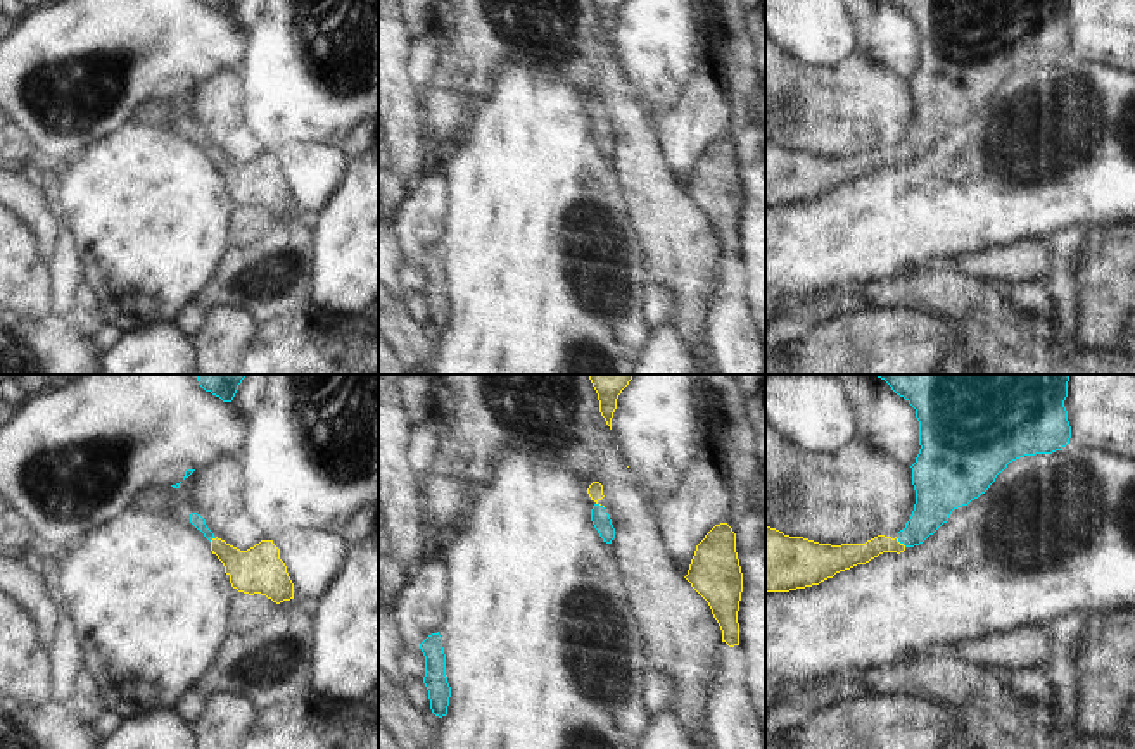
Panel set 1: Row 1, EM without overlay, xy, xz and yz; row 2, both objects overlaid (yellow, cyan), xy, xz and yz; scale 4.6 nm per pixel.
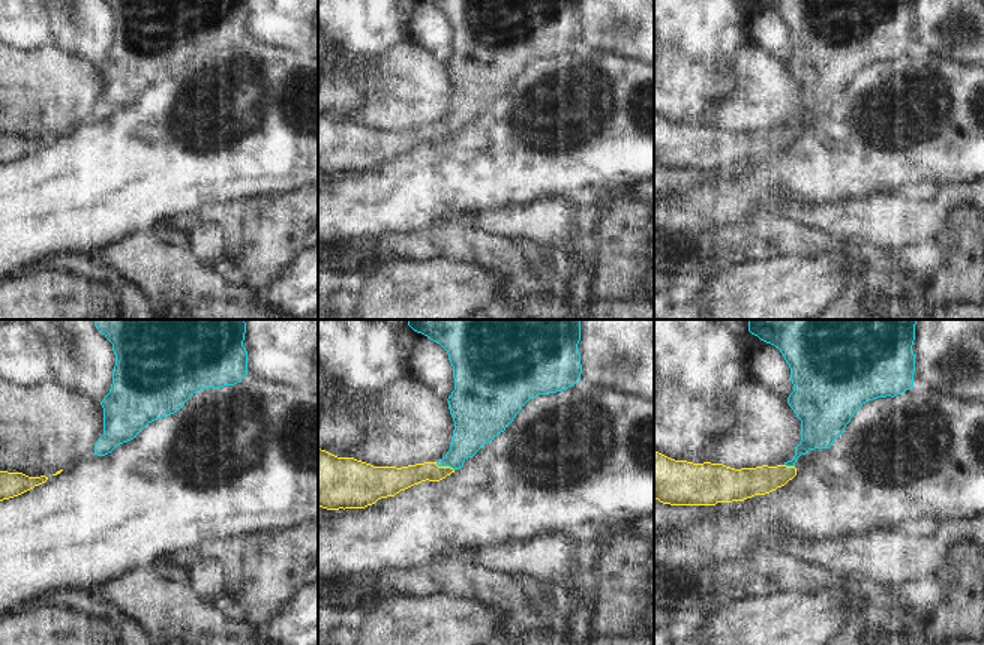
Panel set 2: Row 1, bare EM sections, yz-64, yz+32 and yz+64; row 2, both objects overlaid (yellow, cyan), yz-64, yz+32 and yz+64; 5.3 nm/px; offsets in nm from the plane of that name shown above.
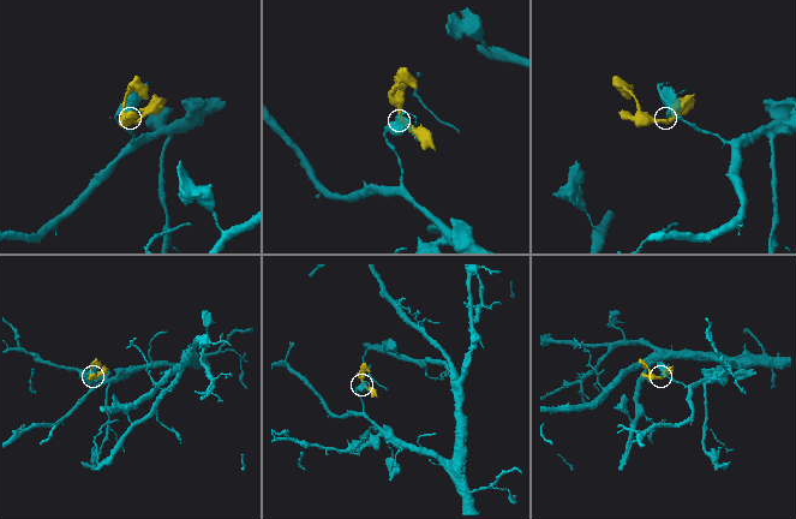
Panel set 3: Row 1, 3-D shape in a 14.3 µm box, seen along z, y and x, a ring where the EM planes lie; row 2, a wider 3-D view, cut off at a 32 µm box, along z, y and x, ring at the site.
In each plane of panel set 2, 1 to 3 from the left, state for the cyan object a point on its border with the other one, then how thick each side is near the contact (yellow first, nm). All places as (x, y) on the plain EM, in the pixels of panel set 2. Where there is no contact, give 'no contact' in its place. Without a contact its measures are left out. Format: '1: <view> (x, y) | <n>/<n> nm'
1: no contact
2: yz+32 (444, 131) | 130/190 nm
3: yz+64 (789, 131) | 160/190 nm

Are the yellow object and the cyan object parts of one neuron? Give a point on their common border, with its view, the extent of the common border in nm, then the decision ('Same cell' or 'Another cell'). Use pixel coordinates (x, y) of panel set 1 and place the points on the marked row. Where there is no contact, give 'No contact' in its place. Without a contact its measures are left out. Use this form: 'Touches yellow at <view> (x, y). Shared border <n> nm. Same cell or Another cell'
Touches yellow at yz (899, 542). Shared border 70 nm. Same cell.

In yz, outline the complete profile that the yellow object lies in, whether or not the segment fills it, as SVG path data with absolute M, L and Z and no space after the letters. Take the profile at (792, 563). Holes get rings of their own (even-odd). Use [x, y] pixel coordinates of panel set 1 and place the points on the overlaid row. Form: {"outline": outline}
{"outline": "M876 374L904 397L919 421L919 454L912 468L916 504L895 538L878 535L866 544L819 544L789 537L765 525L765 592L789 592L819 585L836 573L866 564L883 552L904 552L923 544L954 509L985 494L1009 463L1052 454L1069 444L1064 400L1069 374Z"}

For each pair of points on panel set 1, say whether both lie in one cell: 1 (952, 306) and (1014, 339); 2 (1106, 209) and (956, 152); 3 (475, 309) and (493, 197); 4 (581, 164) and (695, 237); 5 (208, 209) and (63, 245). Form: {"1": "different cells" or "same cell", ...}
{"1": "same cell", "2": "same cell", "3": "same cell", "4": "different cells", "5": "different cells"}

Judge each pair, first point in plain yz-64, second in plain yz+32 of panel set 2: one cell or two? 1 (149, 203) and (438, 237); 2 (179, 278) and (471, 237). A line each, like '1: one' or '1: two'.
1: two
2: one

